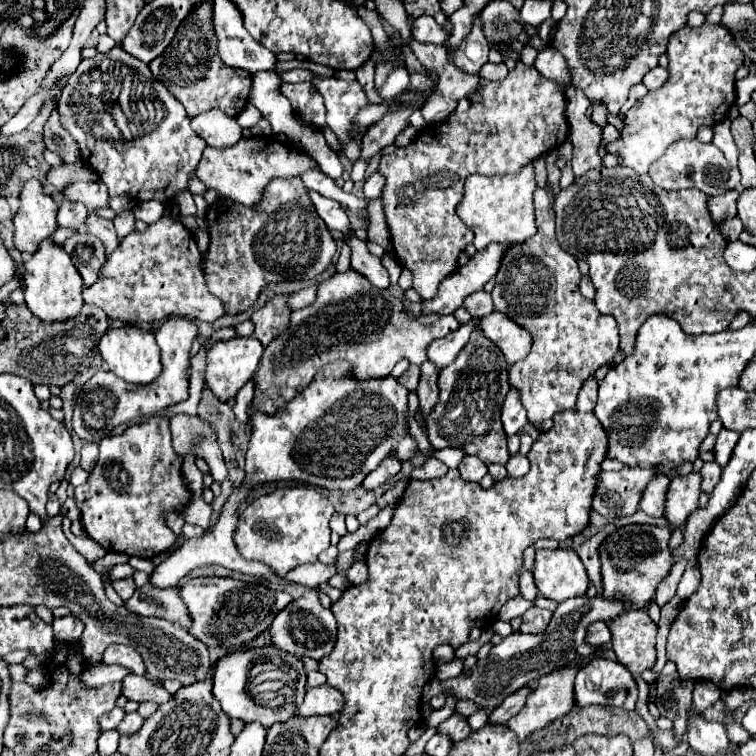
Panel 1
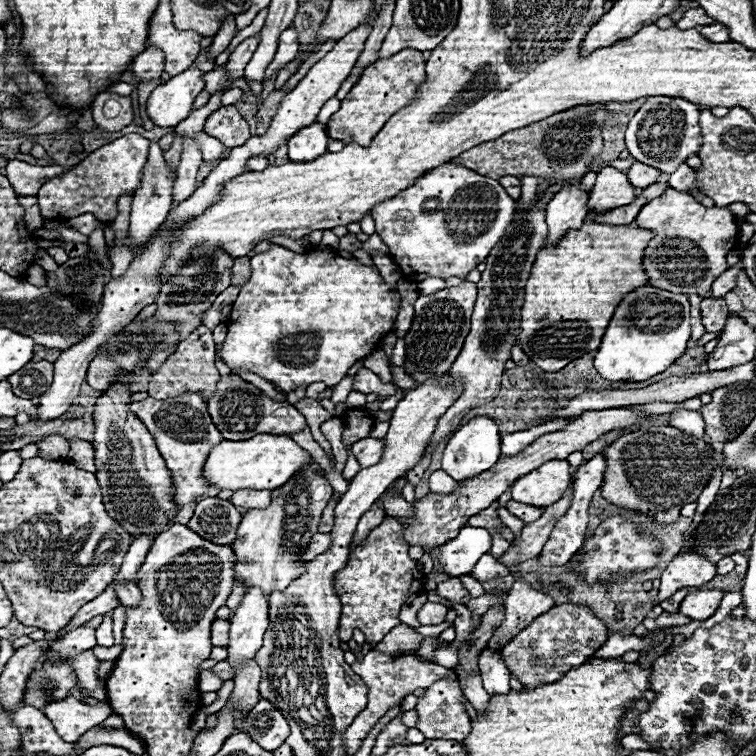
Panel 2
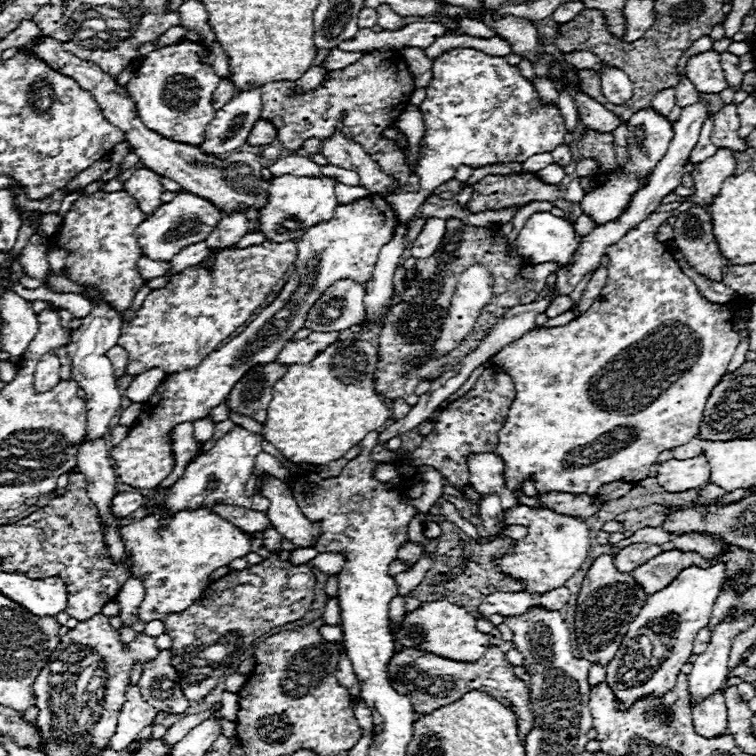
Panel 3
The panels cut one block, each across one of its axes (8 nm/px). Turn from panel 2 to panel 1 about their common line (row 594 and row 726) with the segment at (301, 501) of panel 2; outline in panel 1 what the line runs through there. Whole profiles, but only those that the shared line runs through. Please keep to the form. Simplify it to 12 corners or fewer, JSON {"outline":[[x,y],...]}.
{"outline":[[254,650],[214,666],[214,698],[230,718],[264,728],[296,716],[302,696],[250,698]]}

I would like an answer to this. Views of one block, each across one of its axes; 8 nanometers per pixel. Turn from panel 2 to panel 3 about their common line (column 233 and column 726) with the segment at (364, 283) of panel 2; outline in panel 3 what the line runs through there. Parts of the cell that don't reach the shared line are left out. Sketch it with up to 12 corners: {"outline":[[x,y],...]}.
{"outline":[[652,226],[492,364],[506,488],[598,496],[698,436],[740,342]]}

